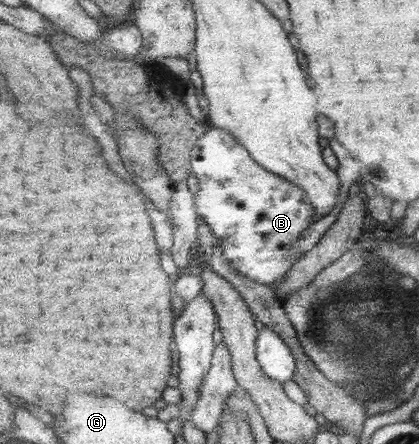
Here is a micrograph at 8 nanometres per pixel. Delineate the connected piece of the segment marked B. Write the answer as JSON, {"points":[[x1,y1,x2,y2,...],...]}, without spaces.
{"points":[[209,124,209,128,210,131,196,141,192,156,191,168,200,180,200,191,195,196,197,213,204,218,206,224,210,224,210,228,222,240,221,247,224,249,226,259,235,270,251,280,274,286,282,281,292,266,302,258,298,256,298,252,290,254,290,249,296,241,300,241,302,233,308,227,318,222,318,214,306,191,296,187,294,182,288,182,288,178,282,178,260,166,230,131,221,130,212,124]]}

